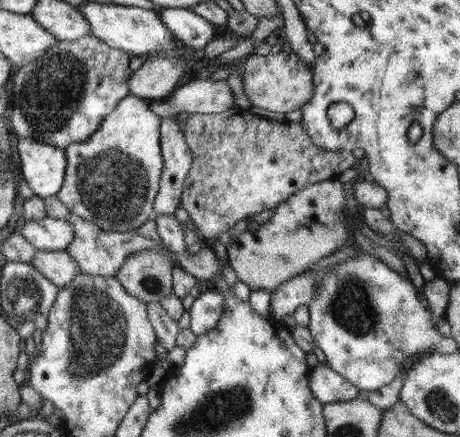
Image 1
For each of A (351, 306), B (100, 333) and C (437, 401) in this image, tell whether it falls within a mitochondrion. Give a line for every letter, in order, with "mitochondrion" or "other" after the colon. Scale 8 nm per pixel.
A: mitochondrion
B: mitochondrion
C: mitochondrion

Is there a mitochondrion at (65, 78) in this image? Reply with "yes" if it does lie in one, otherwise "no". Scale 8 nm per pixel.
yes

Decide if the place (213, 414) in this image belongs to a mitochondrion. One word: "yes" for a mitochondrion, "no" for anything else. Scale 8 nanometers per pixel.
yes

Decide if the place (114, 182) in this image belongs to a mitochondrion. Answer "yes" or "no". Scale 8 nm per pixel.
yes

